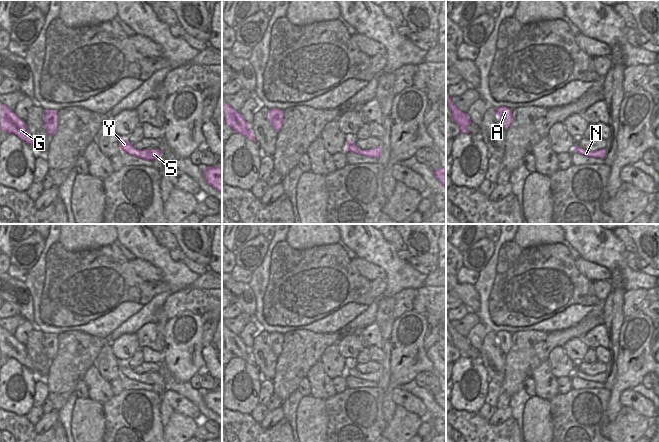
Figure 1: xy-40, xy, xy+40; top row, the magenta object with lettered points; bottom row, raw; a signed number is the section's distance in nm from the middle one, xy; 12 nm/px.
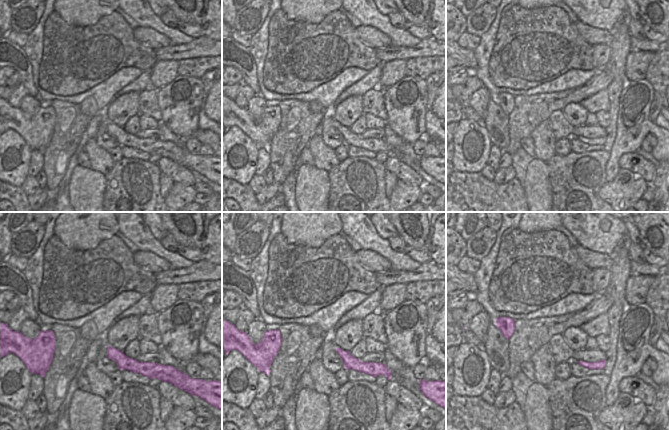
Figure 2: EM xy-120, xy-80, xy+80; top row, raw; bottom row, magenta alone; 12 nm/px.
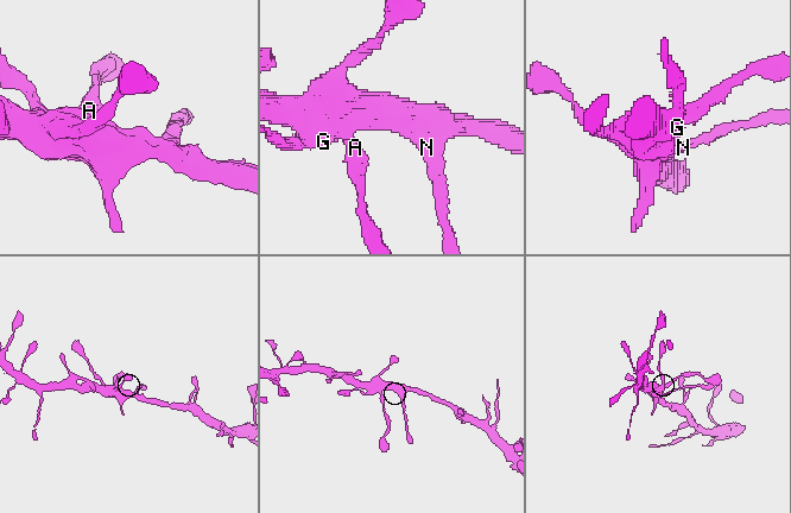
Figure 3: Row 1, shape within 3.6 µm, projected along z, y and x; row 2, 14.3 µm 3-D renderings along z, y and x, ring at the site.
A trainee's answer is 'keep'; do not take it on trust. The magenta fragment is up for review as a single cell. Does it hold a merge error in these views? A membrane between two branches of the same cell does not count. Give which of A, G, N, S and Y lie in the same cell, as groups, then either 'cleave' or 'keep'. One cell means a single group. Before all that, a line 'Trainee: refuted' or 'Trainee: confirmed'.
Trainee: confirmed
A G N S Y; keep

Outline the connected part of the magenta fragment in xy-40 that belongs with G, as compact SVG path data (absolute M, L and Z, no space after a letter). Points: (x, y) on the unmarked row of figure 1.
M0 326L0 354L14 358L23 366L32 370L34 374L39 371L35 367L35 363L31 361L25 346L20 343L13 335L9 334L7 330Z

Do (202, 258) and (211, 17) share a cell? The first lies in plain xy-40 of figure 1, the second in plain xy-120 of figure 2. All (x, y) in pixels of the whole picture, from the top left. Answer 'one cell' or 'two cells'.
two cells

